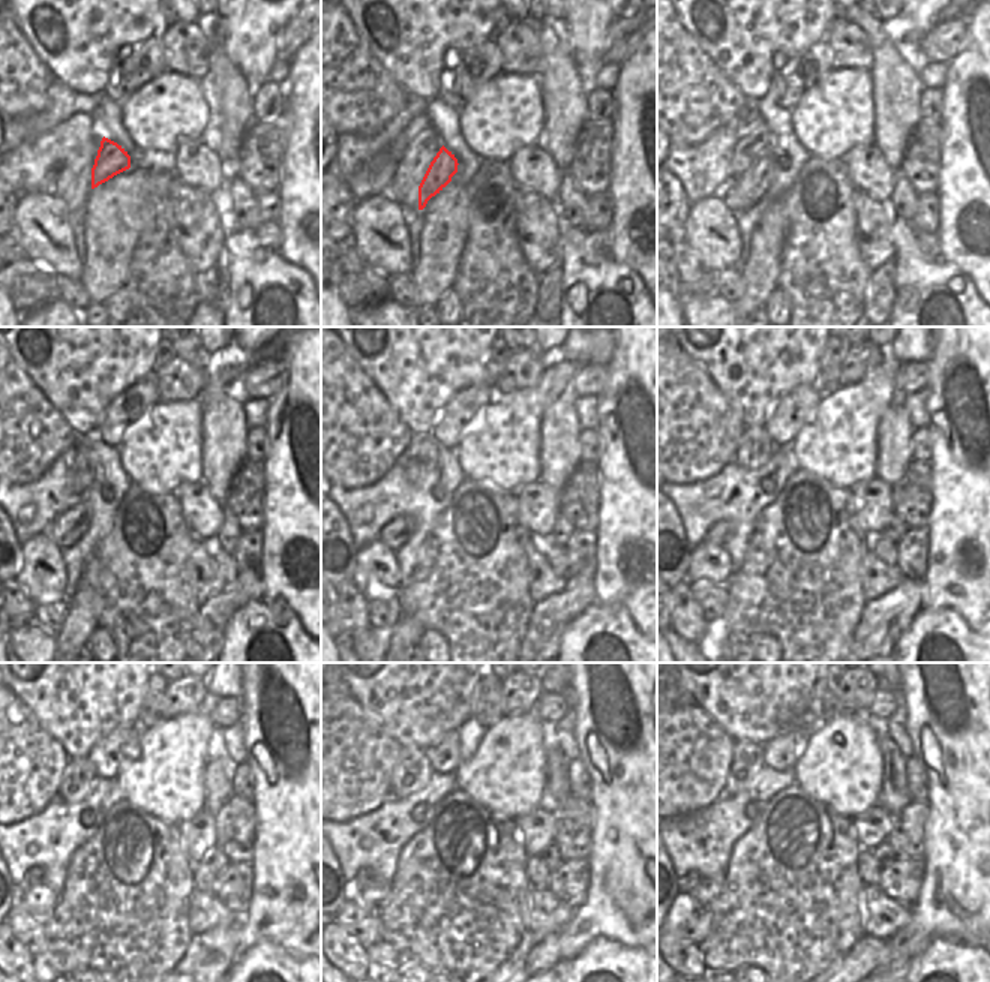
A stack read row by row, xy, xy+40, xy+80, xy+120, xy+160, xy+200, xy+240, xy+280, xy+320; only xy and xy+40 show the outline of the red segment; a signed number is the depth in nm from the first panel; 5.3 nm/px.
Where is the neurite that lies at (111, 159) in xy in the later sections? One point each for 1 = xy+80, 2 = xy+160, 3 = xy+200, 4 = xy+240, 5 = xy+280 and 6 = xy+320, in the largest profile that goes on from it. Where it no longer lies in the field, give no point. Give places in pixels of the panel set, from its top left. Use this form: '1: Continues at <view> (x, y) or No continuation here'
1: Continues at xy+80 (743, 192)
2: Continues at xy+160 (396, 532)
3: Continues at xy+200 (722, 531)
4: Continues at xy+240 (35, 876)
5: Continues at xy+280 (365, 874)
6: Continues at xy+320 (687, 883).

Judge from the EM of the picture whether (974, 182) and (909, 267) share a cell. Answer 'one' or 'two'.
two

